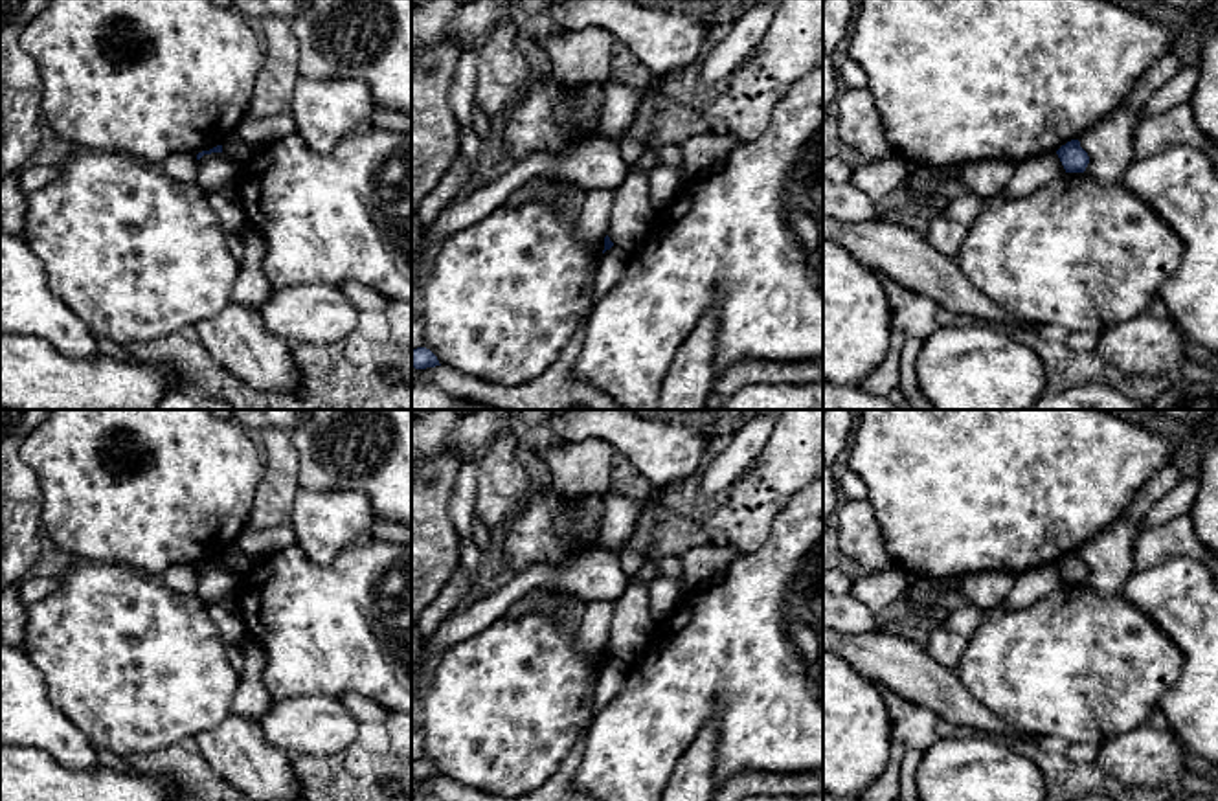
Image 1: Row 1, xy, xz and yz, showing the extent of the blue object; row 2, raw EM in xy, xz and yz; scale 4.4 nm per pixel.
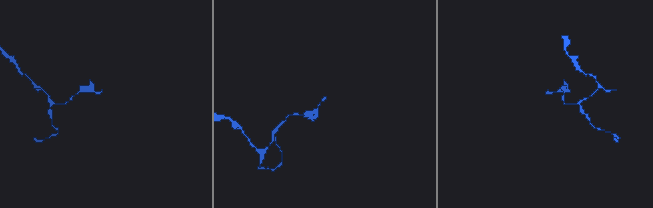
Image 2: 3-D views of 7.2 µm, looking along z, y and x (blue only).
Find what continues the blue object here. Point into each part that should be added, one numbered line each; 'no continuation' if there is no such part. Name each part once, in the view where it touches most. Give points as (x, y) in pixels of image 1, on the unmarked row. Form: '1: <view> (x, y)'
no continuation

